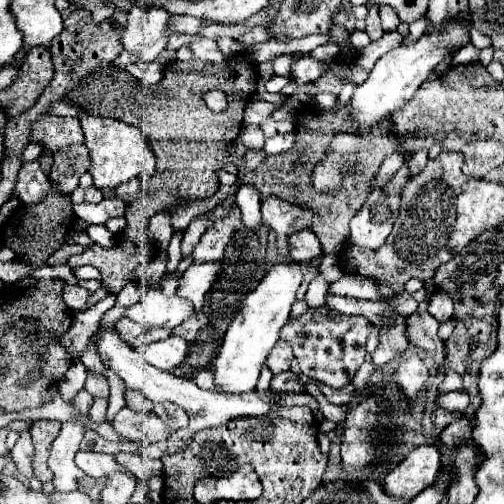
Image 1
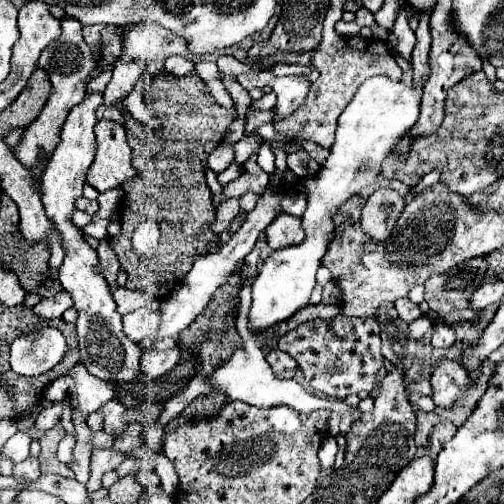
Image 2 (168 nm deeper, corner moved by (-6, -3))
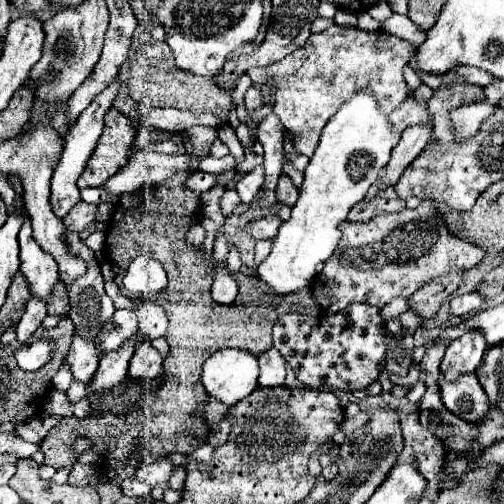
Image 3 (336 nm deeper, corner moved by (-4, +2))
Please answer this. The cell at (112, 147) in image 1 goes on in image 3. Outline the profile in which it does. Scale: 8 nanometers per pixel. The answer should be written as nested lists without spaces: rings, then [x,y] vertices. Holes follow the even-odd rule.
[[[114,108],[108,110],[104,132],[82,176],[78,178],[78,188],[88,188],[88,186],[98,188],[110,176],[120,172],[120,168],[128,164],[128,154],[134,144],[134,138],[136,138],[136,132],[130,124],[130,118],[122,116]]]

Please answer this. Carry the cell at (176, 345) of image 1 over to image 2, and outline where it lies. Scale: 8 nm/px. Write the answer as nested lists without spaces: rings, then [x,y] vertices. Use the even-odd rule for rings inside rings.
[[[174,347],[170,351],[158,351],[158,349],[152,349],[152,351],[146,351],[142,355],[142,373],[152,377],[152,379],[158,379],[162,375],[166,375],[180,359],[180,349]]]

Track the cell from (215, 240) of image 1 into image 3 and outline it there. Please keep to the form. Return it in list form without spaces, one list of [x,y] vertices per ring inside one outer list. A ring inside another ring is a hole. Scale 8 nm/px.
[[[256,166],[252,172],[248,172],[236,186],[236,192],[244,204],[250,204],[254,196],[260,192],[260,186],[264,184],[264,168]]]

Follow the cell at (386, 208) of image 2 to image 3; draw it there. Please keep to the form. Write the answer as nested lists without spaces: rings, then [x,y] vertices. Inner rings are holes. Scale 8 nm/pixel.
[[[428,116],[428,122],[424,126],[410,126],[408,130],[402,132],[400,142],[392,150],[392,158],[390,158],[388,166],[384,168],[382,190],[388,186],[394,186],[400,180],[406,166],[424,150],[424,146],[428,144],[428,138],[432,134],[432,122],[434,122],[434,118]]]

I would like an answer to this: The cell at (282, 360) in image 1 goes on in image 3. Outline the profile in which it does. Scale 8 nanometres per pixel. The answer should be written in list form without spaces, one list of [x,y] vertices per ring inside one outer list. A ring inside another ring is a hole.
[[[270,348],[264,354],[260,354],[258,362],[260,362],[260,380],[258,380],[260,386],[284,384],[286,362],[284,362],[284,356],[276,348]]]

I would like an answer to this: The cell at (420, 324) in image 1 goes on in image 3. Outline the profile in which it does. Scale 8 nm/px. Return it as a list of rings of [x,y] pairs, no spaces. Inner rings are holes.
[[[474,372],[460,374],[452,382],[448,382],[444,376],[440,376],[438,382],[440,382],[440,398],[442,398],[444,406],[458,418],[462,418],[466,422],[476,422],[484,414],[488,414],[488,410],[490,410],[488,396],[484,394]]]

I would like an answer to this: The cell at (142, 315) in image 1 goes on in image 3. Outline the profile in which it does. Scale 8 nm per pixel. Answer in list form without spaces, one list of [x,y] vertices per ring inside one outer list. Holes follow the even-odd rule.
[[[116,310],[114,316],[102,326],[102,332],[98,334],[98,344],[104,352],[120,348],[138,326],[136,310]]]

